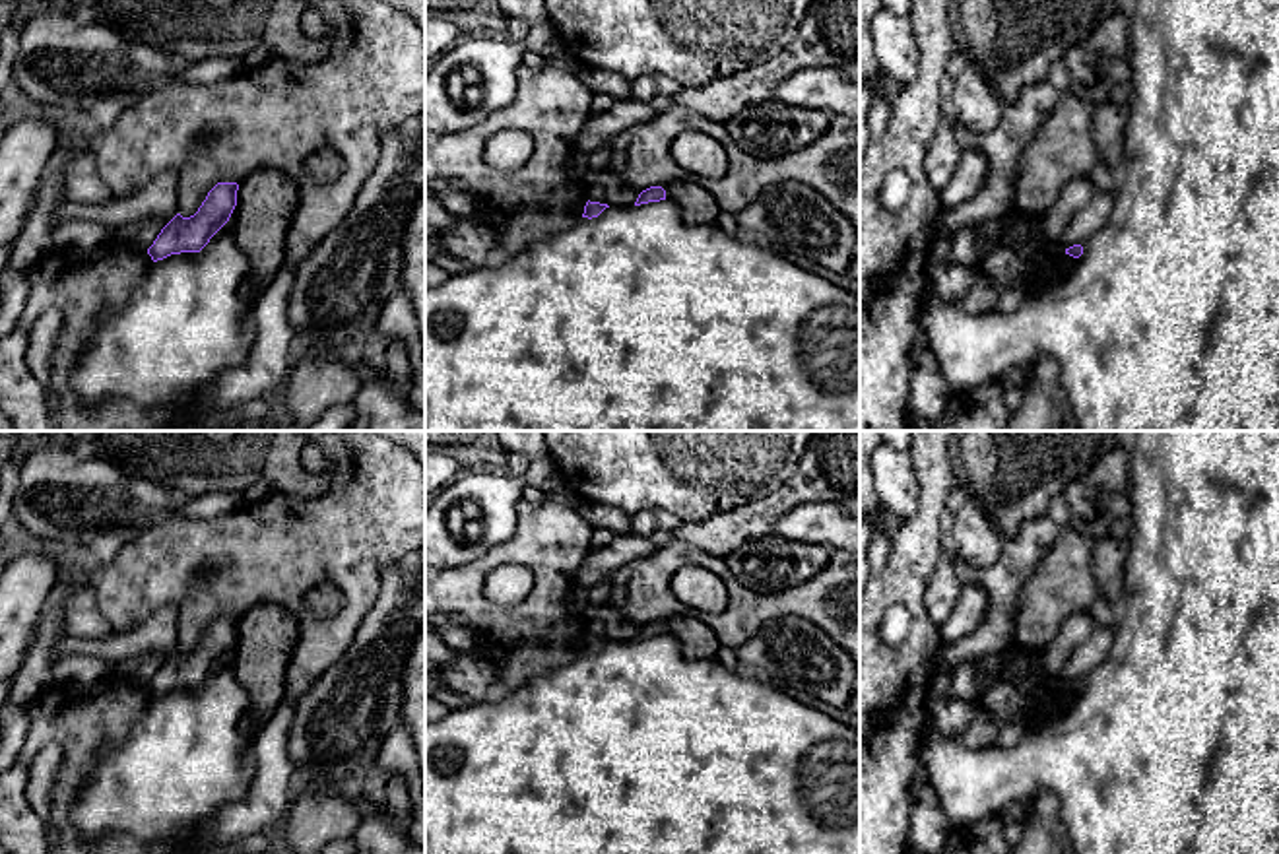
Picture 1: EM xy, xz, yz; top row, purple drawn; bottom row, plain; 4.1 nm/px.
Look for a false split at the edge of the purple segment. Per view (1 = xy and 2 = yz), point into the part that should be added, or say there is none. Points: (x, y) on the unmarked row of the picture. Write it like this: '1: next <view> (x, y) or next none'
1: next none
2: next none

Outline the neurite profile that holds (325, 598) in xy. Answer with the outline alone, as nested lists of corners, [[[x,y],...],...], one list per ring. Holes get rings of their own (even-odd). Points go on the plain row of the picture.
[[[324,580],[320,586],[316,586],[312,592],[305,596],[305,602],[311,609],[318,613],[330,613],[344,604],[344,598],[330,580]]]

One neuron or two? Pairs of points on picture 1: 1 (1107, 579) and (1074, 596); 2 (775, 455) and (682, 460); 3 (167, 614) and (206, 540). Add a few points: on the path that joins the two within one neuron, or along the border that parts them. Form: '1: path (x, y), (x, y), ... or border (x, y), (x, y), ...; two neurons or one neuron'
1: border (1093, 542), (1093, 577), (1099, 594); two neurons
2: path (752, 455), (705, 455); one neuron
3: border (179, 610), (163, 604), (132, 629); two neurons

